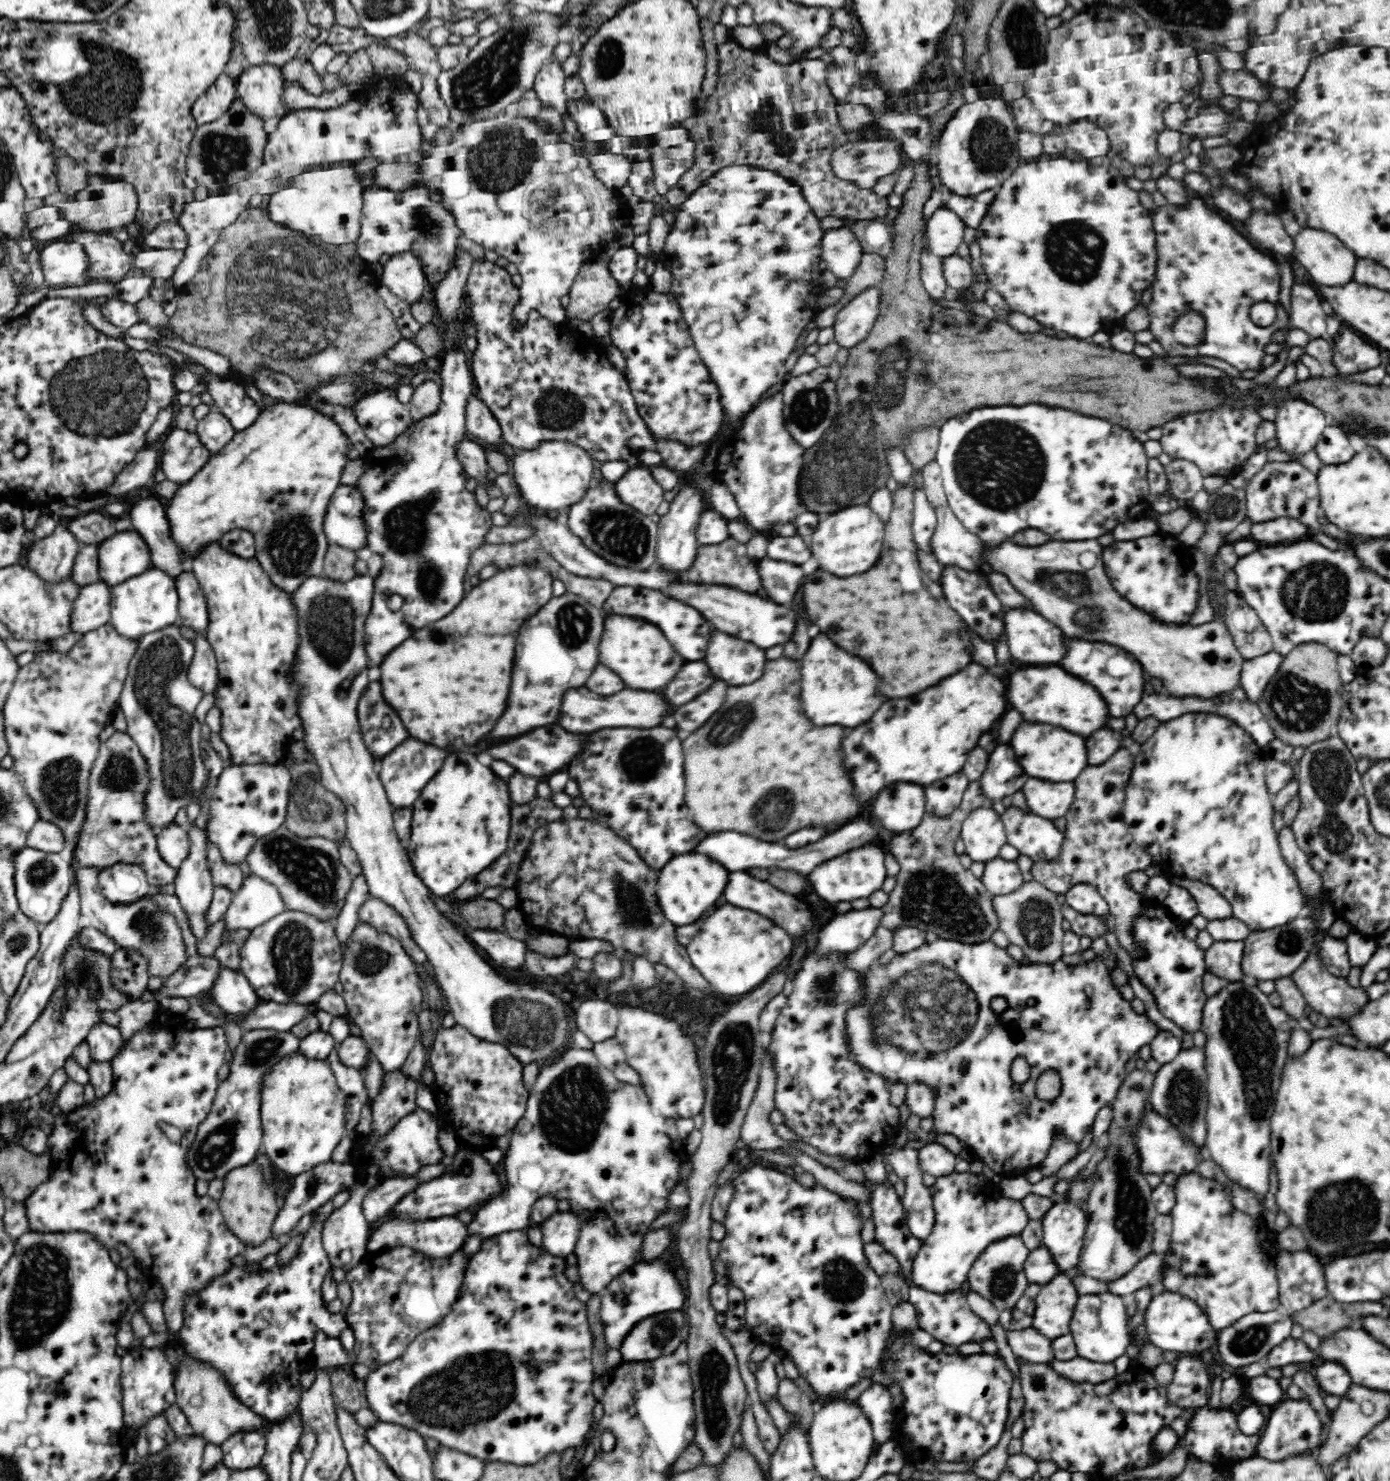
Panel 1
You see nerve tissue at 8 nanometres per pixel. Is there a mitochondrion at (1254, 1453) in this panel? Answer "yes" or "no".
no

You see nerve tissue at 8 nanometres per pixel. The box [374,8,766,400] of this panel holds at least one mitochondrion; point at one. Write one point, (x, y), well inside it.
(493, 75)

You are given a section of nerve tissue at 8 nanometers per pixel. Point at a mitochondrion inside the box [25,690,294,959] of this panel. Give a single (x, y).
(59, 780)

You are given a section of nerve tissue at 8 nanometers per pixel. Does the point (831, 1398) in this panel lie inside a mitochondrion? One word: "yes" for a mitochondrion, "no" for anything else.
no

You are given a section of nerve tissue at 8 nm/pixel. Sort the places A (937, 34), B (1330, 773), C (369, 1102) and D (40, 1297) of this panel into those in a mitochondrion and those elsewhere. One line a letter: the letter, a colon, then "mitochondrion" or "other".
A: other
B: mitochondrion
C: other
D: mitochondrion

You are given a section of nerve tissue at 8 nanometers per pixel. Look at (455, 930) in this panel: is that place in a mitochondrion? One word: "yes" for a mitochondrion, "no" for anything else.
no

